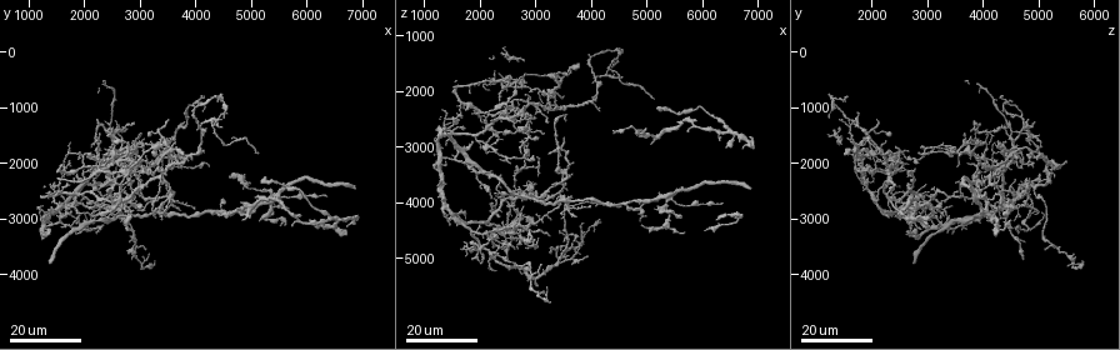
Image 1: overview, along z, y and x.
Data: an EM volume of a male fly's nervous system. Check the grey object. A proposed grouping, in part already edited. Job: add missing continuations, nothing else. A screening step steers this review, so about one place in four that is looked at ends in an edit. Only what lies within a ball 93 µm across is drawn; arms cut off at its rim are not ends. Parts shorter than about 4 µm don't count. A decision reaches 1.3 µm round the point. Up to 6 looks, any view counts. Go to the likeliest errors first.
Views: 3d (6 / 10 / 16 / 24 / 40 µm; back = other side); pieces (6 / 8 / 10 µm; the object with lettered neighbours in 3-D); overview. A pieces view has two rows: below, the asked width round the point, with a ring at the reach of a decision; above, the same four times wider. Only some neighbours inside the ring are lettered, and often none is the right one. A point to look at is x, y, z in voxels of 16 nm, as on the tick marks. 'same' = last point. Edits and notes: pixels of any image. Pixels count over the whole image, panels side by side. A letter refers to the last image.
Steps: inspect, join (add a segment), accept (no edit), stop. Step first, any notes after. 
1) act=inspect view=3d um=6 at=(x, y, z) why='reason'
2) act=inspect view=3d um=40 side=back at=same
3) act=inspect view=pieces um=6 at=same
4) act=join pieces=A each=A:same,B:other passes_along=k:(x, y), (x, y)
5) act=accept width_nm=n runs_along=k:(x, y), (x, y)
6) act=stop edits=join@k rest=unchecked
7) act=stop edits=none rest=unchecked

act=inspect view=3d um=24 at=(3500, 1850, 2850) why='end of a long branch'

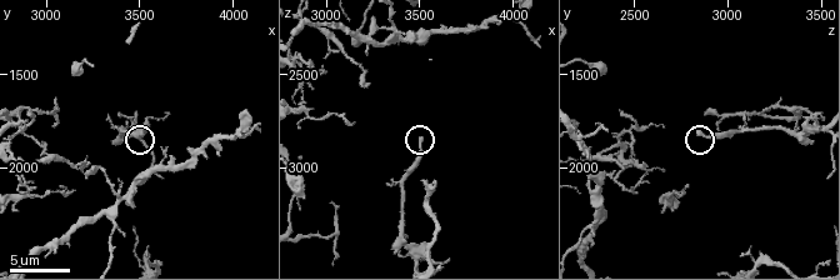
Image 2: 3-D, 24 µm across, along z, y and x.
act=inspect view=3d um=10 at=(3500, 1820, 2840)

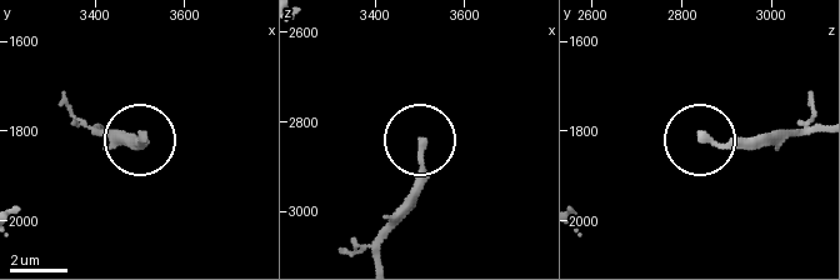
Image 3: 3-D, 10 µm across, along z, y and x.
act=inspect view=pieces um=6 at=(3510, 1810, 2845) why='see the neighbours'

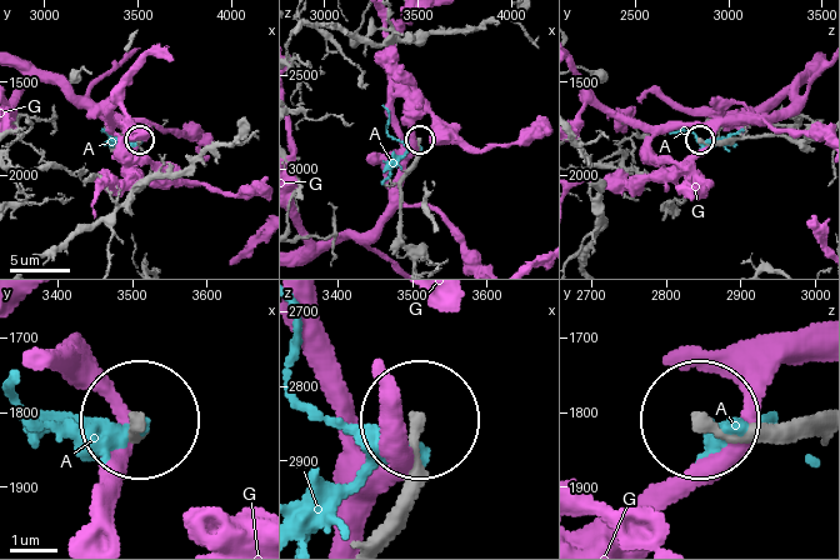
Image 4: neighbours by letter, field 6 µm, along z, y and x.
act=accept each=A:other,G:other runs_along=4:(370, 535), (398, 499), (421, 420) found='none of them fits'

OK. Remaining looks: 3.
act=inspect view=3d um=24 at=(2400, 2500, 1950) why='free end'

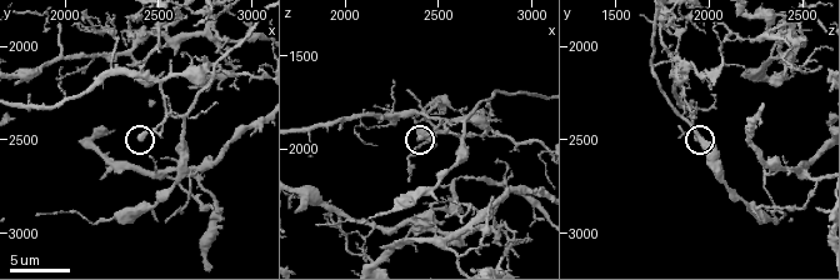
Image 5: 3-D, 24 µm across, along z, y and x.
act=inspect view=pieces um=10 at=(2400, 2500, 1940)

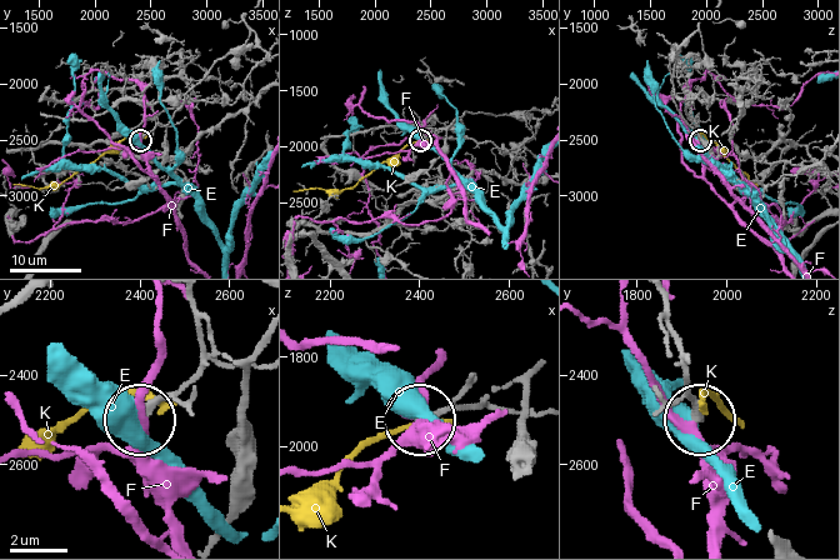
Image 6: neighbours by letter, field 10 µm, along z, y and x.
act=accept each=E:other,F:other,K:other found='no lettered segment goes on from it'

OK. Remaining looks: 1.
act=stop edits=none rest=unchecked

